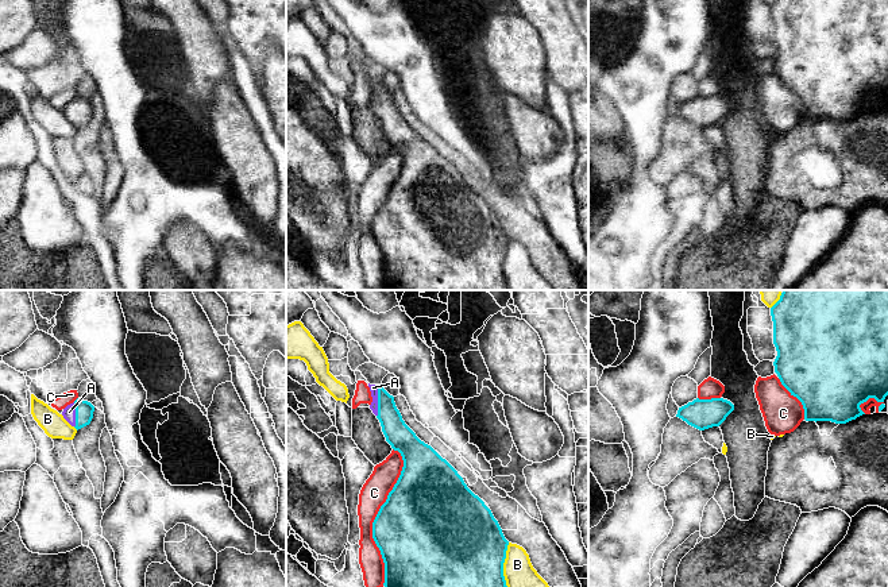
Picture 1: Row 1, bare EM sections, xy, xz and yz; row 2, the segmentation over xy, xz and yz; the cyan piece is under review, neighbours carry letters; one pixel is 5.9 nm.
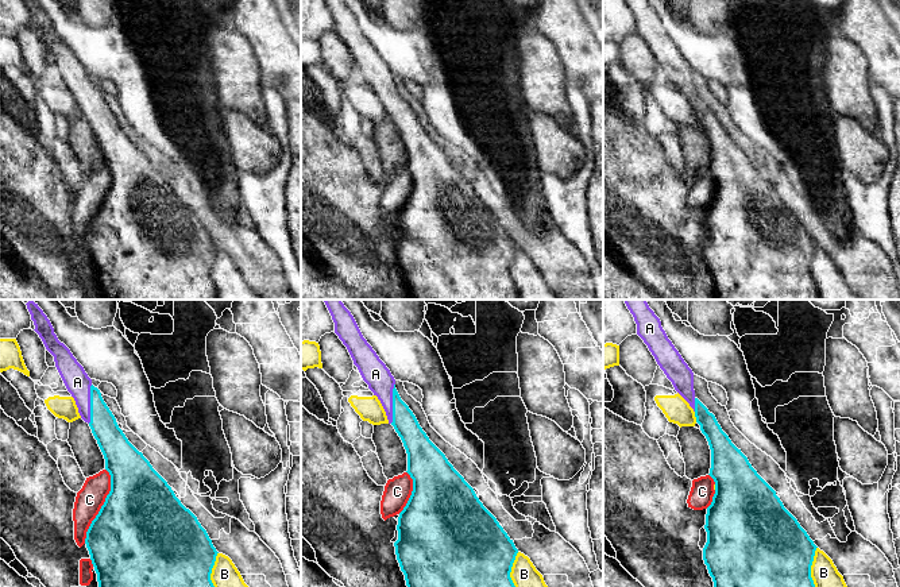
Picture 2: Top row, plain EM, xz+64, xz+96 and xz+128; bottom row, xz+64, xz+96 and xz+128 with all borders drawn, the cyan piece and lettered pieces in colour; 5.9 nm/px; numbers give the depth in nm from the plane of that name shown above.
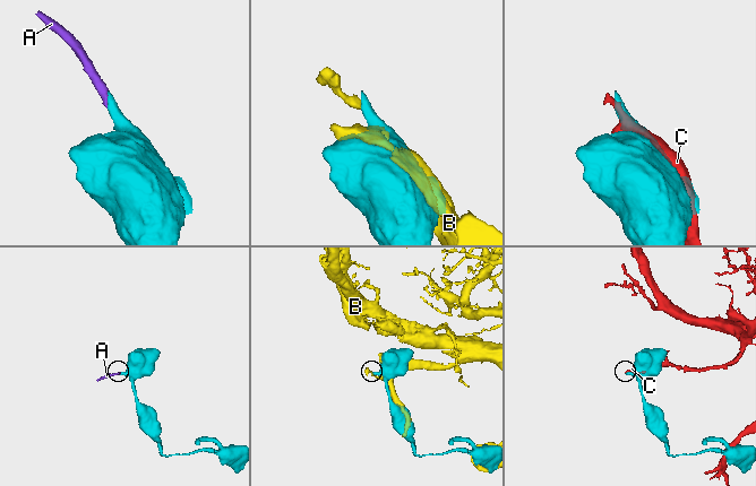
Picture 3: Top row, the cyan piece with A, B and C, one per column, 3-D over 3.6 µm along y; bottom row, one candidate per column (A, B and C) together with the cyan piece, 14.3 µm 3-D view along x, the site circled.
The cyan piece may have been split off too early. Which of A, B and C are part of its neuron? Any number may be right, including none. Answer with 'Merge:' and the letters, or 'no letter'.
Merge: A

